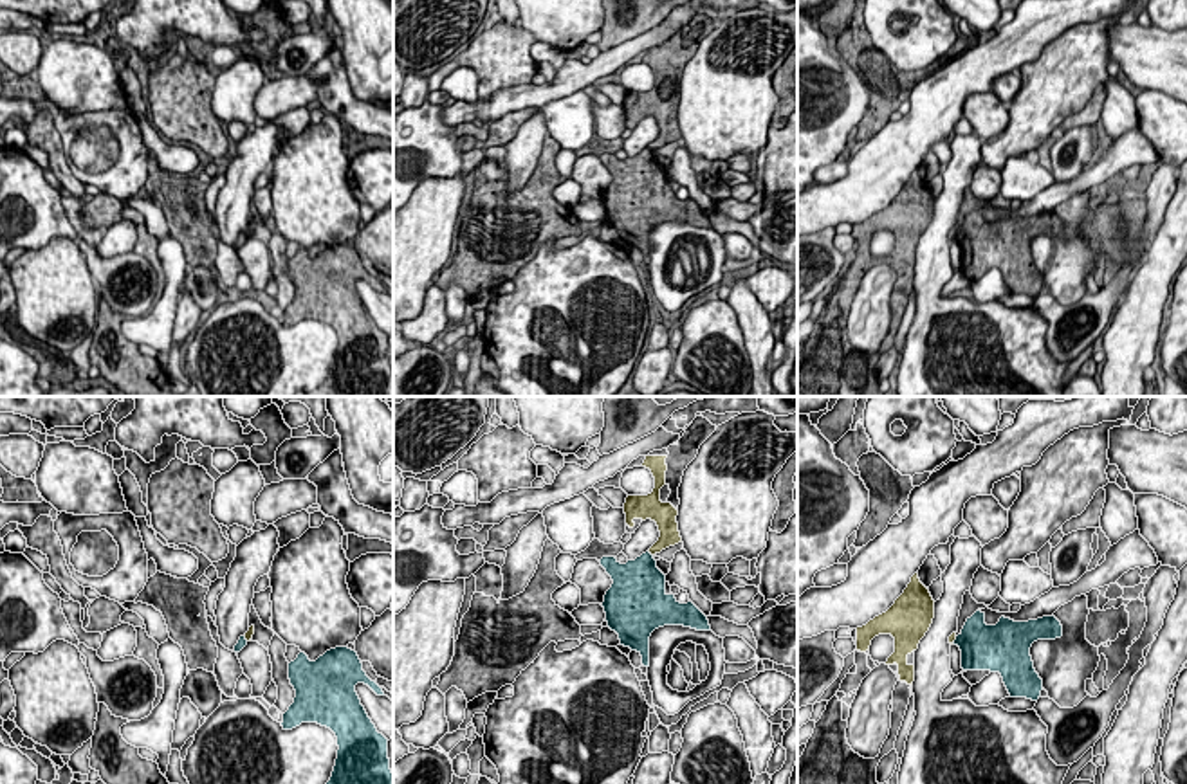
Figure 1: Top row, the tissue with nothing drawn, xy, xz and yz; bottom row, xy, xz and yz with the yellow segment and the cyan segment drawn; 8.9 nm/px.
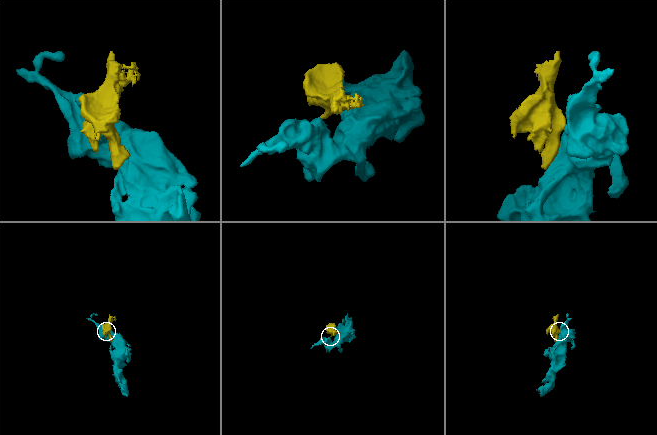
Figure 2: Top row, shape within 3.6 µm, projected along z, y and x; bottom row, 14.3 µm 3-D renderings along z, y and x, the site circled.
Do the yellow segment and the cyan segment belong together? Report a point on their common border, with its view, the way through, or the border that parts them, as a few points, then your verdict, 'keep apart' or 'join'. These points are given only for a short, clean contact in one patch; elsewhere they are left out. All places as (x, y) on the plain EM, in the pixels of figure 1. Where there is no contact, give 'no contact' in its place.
meets yellow in xz at (650, 148); border along xz (648, 146), (652, 152); keep apart

